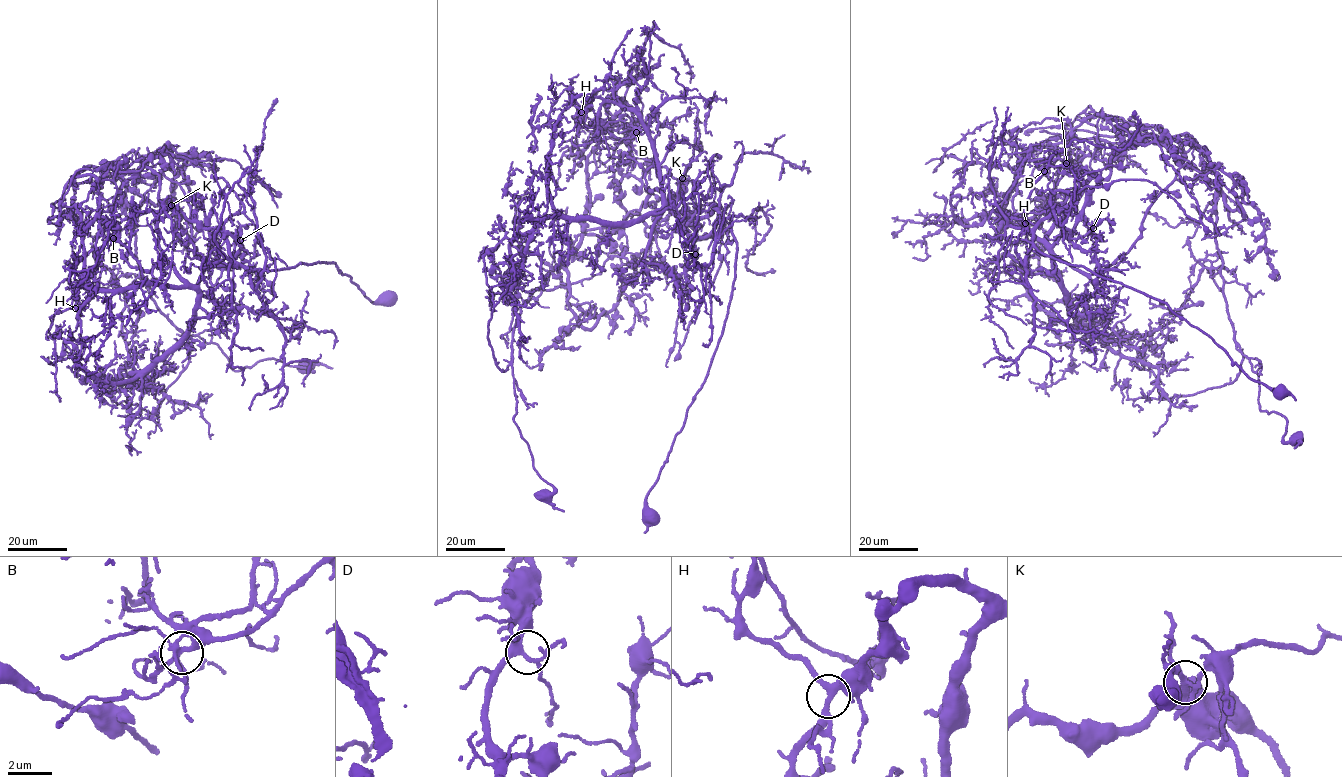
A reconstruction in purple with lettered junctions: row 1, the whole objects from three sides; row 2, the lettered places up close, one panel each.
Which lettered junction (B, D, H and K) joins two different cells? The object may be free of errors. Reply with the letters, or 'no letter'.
K

